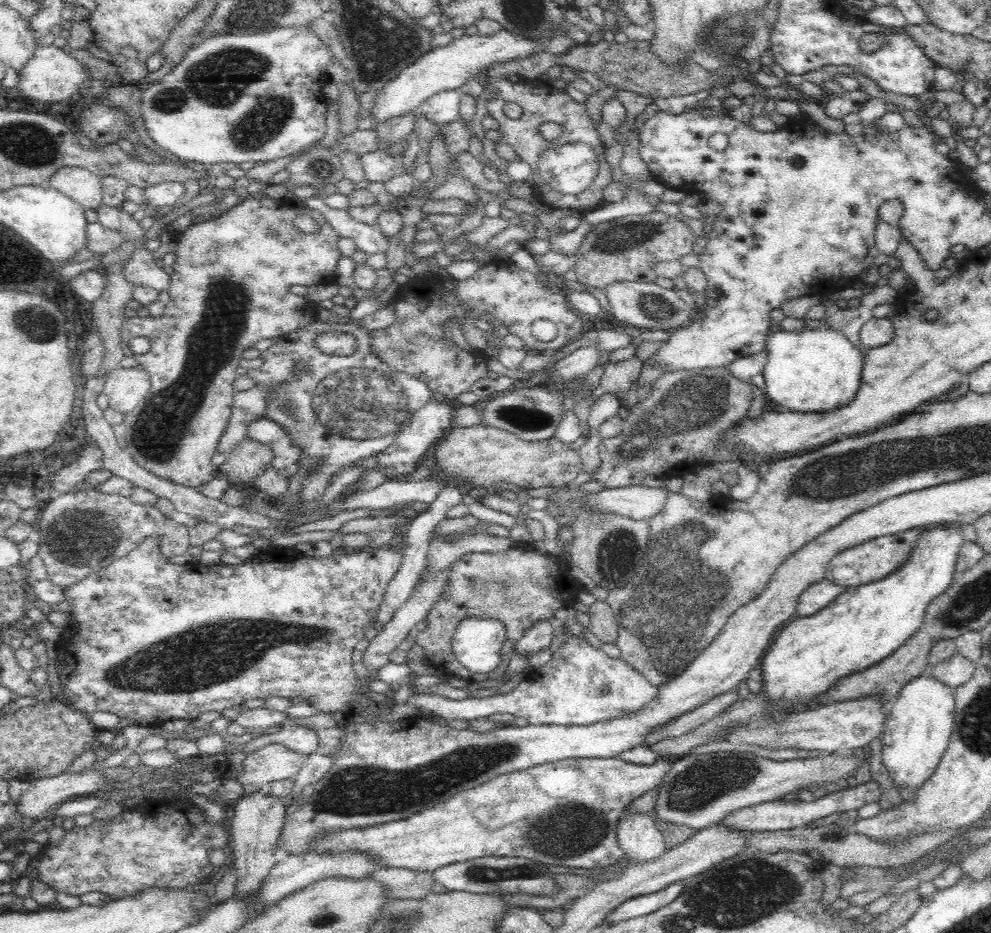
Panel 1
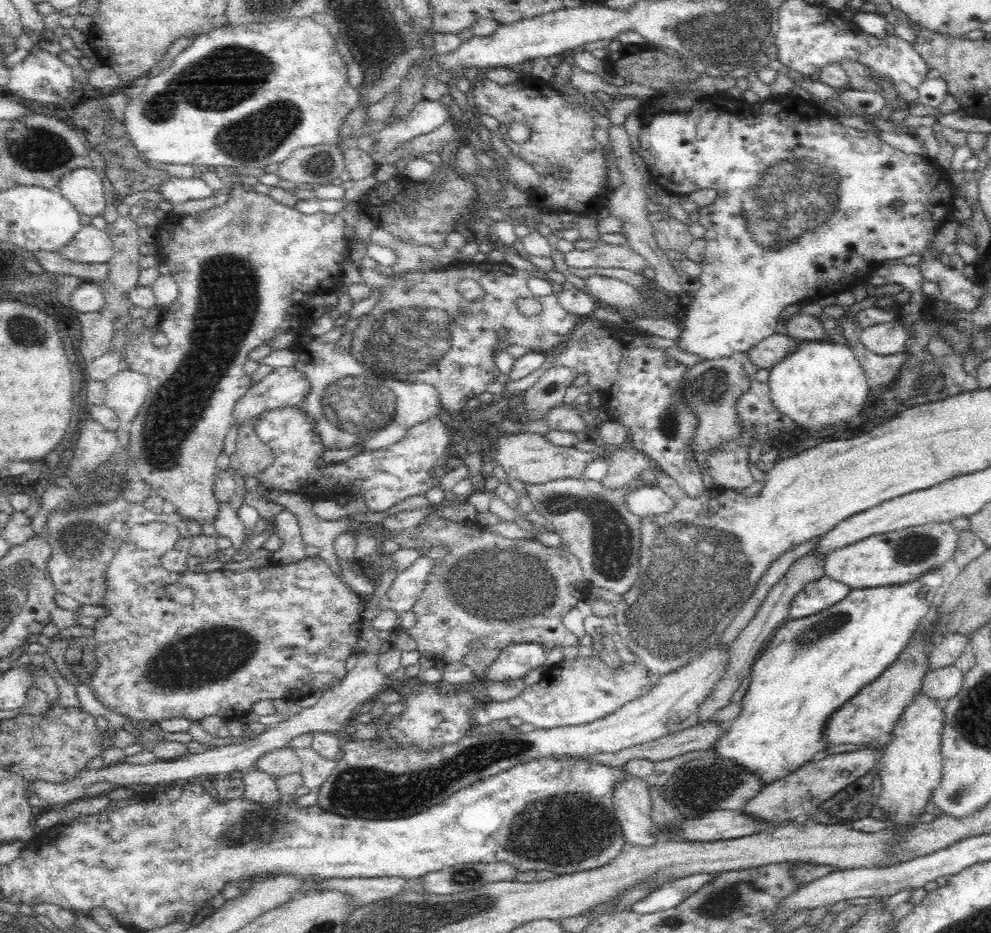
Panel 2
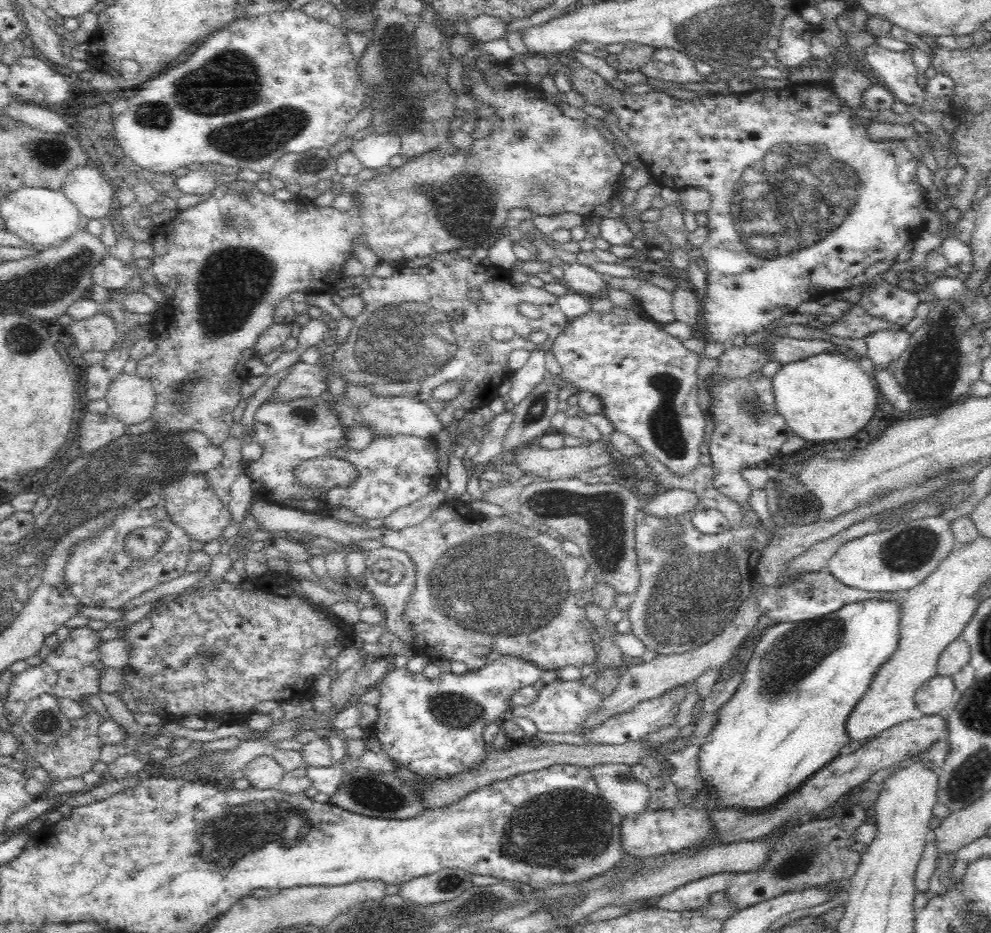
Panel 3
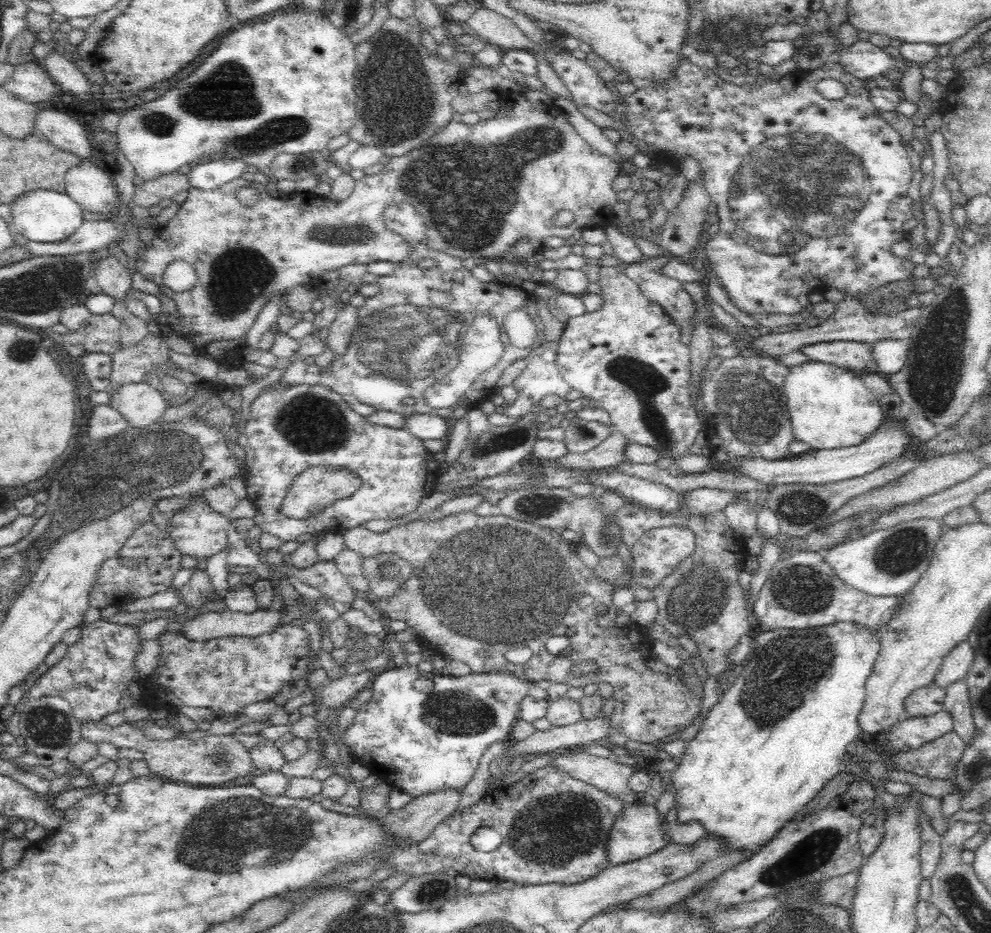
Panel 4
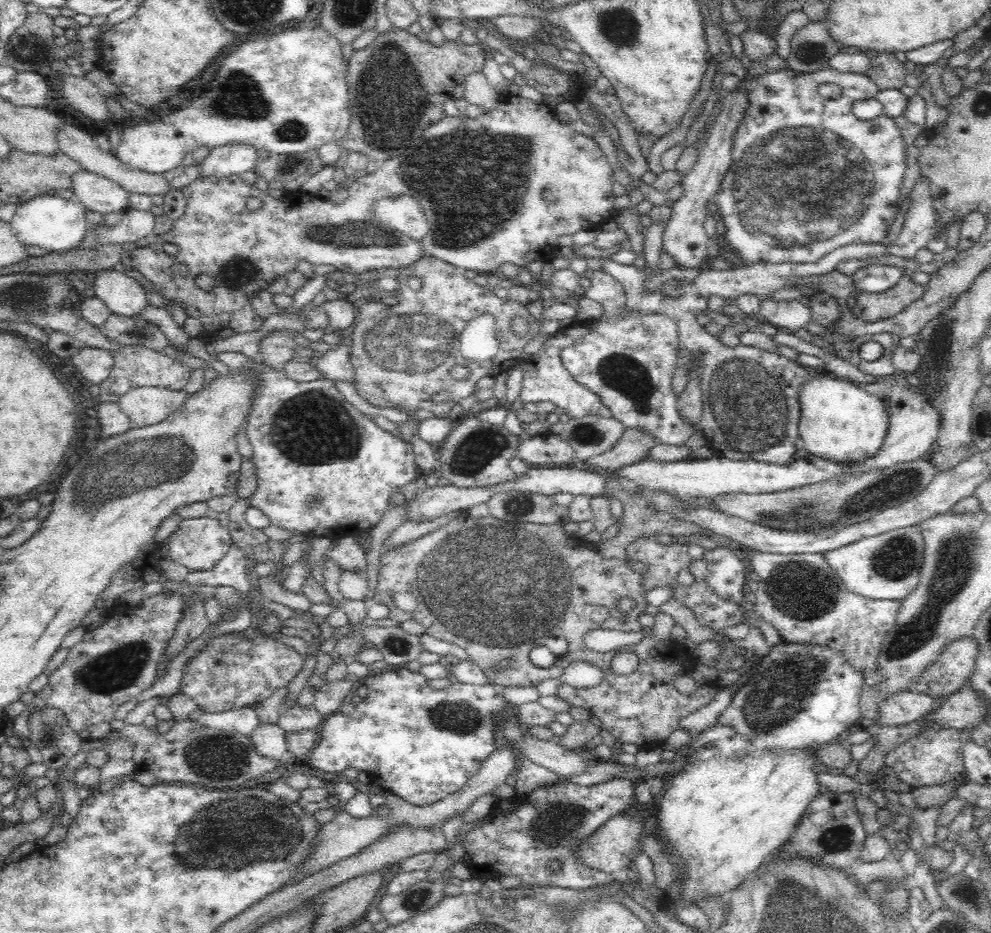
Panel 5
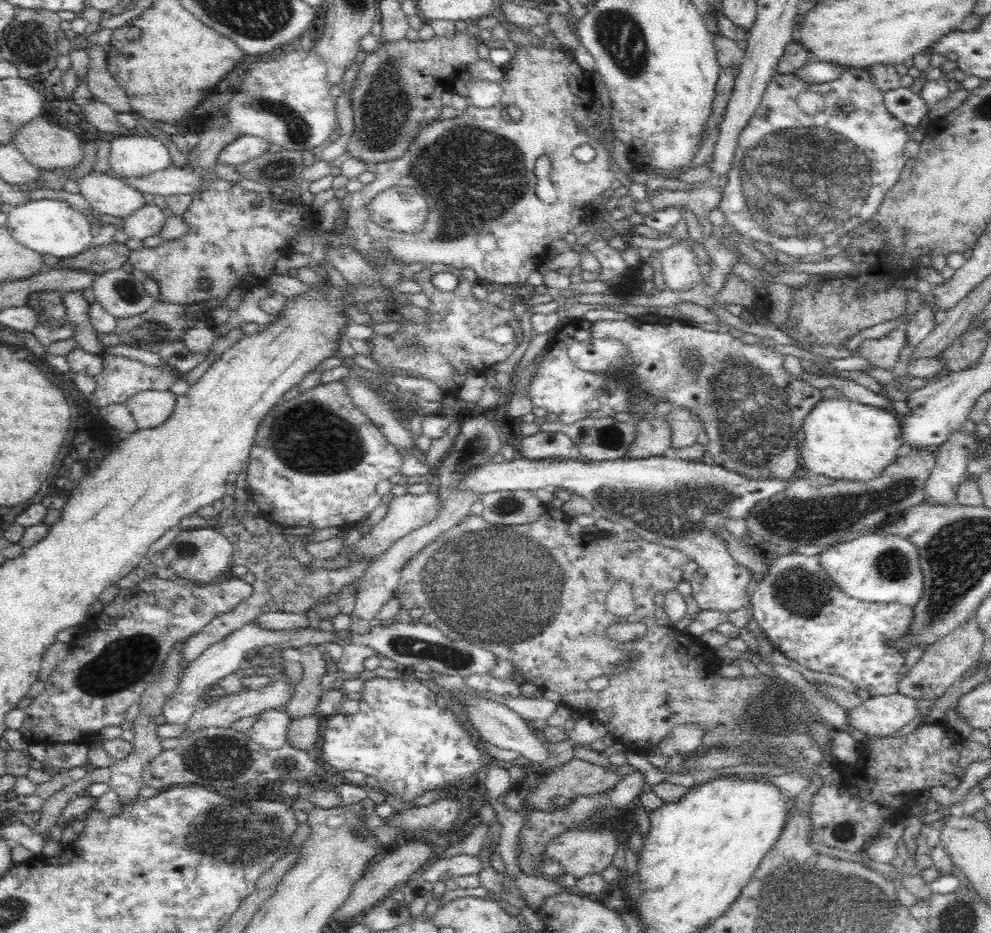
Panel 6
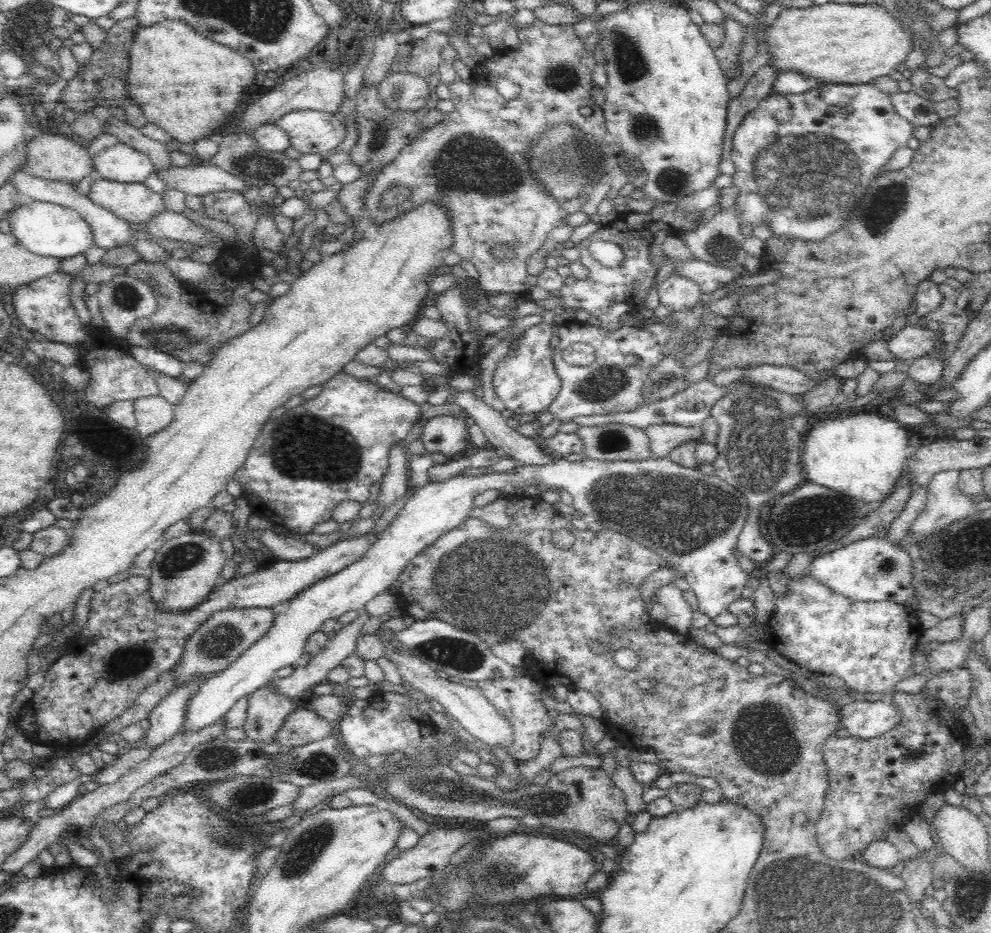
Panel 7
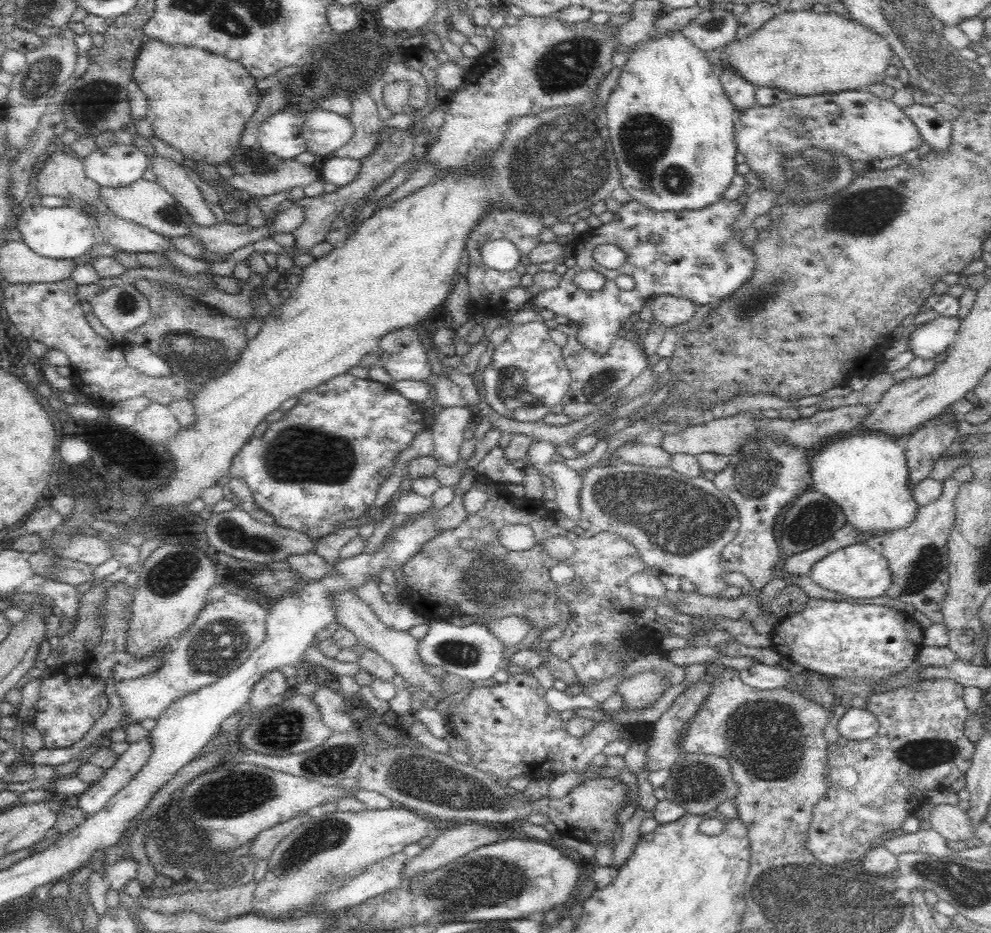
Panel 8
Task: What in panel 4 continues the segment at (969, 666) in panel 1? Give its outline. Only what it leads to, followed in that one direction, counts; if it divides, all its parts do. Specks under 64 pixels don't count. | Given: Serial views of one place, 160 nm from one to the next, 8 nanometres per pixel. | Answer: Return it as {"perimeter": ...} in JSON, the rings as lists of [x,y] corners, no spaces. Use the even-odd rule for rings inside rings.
{"perimeter":[[[934,682],[916,688],[904,701],[904,718],[914,718],[930,716],[944,710],[946,700],[945,688],[938,686]]]}

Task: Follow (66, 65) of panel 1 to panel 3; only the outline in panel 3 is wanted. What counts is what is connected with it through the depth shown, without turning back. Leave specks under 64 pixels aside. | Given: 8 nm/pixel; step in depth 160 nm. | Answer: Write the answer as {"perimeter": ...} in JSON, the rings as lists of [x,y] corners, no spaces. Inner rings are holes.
{"perimeter":[[[39,55],[22,56],[9,68],[10,77],[5,86],[18,101],[58,104],[68,98],[70,86],[65,80],[66,72],[57,70]]]}

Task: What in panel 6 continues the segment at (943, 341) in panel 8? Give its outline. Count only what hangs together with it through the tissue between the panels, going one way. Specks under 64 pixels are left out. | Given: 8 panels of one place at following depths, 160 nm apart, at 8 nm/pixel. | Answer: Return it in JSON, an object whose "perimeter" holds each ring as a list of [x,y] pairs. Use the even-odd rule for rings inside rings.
{"perimeter":[[[900,327],[878,339],[870,338],[862,341],[853,354],[868,360],[874,368],[890,370],[894,368],[904,344],[906,344],[906,333],[903,327]]]}

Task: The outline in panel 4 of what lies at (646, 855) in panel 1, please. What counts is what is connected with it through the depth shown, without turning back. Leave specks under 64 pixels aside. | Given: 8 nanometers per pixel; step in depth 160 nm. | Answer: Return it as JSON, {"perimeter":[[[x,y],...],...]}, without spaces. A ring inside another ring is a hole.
{"perimeter":[[[572,753],[559,755],[551,764],[601,792],[620,799],[624,806],[633,805],[638,798],[638,793],[634,793],[629,786],[629,778],[635,772],[635,767],[618,762],[612,756]]]}

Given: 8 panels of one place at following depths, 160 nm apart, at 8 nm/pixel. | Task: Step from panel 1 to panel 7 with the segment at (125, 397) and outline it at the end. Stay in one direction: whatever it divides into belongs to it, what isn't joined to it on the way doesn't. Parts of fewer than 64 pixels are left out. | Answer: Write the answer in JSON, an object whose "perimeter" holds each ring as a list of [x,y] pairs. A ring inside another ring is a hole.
{"perimeter":[[[160,394],[138,398],[132,404],[137,422],[135,428],[142,436],[150,436],[172,422],[174,404]]]}

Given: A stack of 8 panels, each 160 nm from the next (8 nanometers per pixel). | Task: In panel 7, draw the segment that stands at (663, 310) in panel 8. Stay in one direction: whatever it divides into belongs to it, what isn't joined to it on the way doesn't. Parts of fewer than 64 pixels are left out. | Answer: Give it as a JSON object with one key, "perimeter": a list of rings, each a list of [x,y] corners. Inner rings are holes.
{"perimeter":[[[672,272],[658,283],[660,303],[671,312],[684,311],[699,304],[702,291],[696,282],[677,272]]]}

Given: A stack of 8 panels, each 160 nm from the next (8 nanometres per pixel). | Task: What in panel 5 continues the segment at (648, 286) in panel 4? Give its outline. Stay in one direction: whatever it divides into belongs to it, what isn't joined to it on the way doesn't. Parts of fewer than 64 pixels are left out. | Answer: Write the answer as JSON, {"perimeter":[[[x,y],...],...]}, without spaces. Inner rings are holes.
{"perimeter":[[[922,174],[917,178],[913,189],[911,190],[911,197],[912,197],[912,204],[910,204],[910,208],[908,208],[908,211],[906,211],[906,220],[902,226],[902,230],[898,237],[896,237],[896,241],[892,245],[883,245],[879,243],[852,243],[852,244],[846,244],[846,246],[841,246],[840,248],[837,248],[836,250],[833,250],[832,252],[829,252],[824,256],[824,258],[821,258],[818,260],[818,262],[801,262],[801,263],[794,263],[792,261],[784,261],[783,263],[778,264],[770,264],[770,263],[758,263],[753,264],[750,266],[743,266],[743,267],[732,267],[732,269],[712,269],[708,268],[703,271],[700,271],[700,274],[695,278],[693,283],[686,282],[684,280],[680,279],[674,279],[675,287],[676,289],[680,290],[680,294],[677,296],[670,296],[668,294],[665,294],[662,292],[661,287],[650,290],[646,287],[646,283],[651,280],[652,276],[658,276],[658,274],[662,274],[663,270],[658,265],[660,264],[660,252],[663,248],[663,240],[662,240],[662,232],[664,230],[664,224],[666,222],[653,222],[652,225],[648,228],[646,228],[646,231],[643,235],[643,255],[645,258],[645,264],[642,268],[635,267],[634,264],[632,265],[625,265],[625,264],[618,264],[617,262],[614,262],[611,258],[606,259],[602,268],[604,272],[607,272],[610,274],[610,276],[613,276],[616,278],[616,280],[619,280],[623,284],[623,288],[625,289],[625,293],[628,300],[628,309],[630,311],[638,311],[638,313],[664,313],[668,316],[671,316],[676,321],[676,326],[678,327],[679,332],[679,348],[688,348],[690,352],[692,352],[691,358],[694,359],[698,354],[701,354],[703,356],[703,359],[701,360],[701,371],[699,374],[701,374],[701,389],[702,389],[702,400],[703,400],[703,410],[704,410],[704,419],[703,423],[699,424],[700,430],[703,432],[705,439],[706,439],[706,445],[713,450],[713,452],[716,455],[722,455],[728,458],[732,459],[752,459],[752,460],[763,460],[764,462],[772,462],[774,464],[788,464],[788,462],[794,460],[797,455],[800,453],[796,450],[796,439],[799,437],[798,432],[798,422],[800,420],[800,405],[798,404],[798,388],[800,388],[800,384],[802,382],[806,382],[806,380],[810,380],[812,376],[814,376],[814,372],[817,372],[817,369],[812,368],[805,368],[803,365],[798,364],[798,362],[790,361],[790,359],[787,359],[786,357],[780,355],[779,353],[770,352],[770,351],[764,351],[760,348],[754,347],[754,346],[744,346],[741,343],[737,345],[735,348],[730,348],[724,346],[724,344],[720,343],[719,339],[716,339],[716,337],[709,336],[706,332],[706,329],[704,329],[703,326],[701,326],[698,321],[696,321],[696,316],[700,314],[702,311],[707,309],[707,302],[708,302],[708,296],[712,296],[712,294],[718,294],[718,296],[722,296],[722,298],[736,298],[737,296],[740,296],[740,294],[754,294],[757,297],[758,296],[766,296],[766,294],[772,294],[776,290],[780,290],[780,288],[784,288],[789,286],[790,284],[794,284],[792,280],[794,278],[806,278],[806,276],[814,276],[815,275],[823,275],[829,272],[832,272],[834,269],[836,269],[837,265],[840,264],[840,262],[845,260],[864,260],[865,258],[868,258],[869,256],[880,256],[880,255],[886,255],[886,254],[894,254],[894,256],[904,256],[904,258],[914,258],[918,257],[917,253],[918,250],[922,249],[923,247],[928,246],[928,242],[931,240],[933,228],[935,226],[935,210],[933,209],[933,198],[931,195],[930,190],[930,181],[922,176]]]}

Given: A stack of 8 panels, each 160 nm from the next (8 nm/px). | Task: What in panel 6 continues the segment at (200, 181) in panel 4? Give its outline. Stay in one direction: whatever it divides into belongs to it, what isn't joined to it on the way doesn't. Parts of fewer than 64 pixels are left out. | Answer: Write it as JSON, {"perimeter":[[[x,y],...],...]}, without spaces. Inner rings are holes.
{"perimeter":[[[240,135],[218,152],[216,163],[236,168],[262,156],[268,146],[266,139],[260,139],[256,135]]]}

